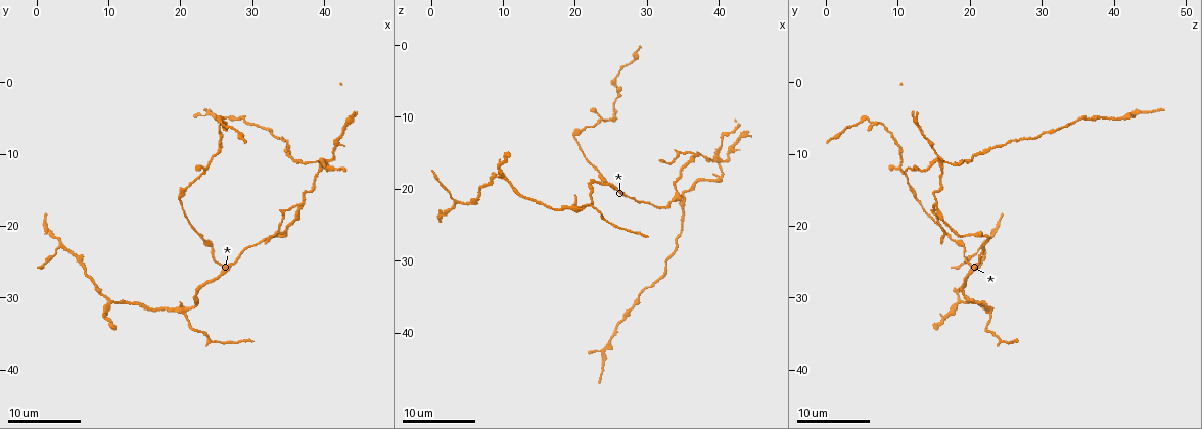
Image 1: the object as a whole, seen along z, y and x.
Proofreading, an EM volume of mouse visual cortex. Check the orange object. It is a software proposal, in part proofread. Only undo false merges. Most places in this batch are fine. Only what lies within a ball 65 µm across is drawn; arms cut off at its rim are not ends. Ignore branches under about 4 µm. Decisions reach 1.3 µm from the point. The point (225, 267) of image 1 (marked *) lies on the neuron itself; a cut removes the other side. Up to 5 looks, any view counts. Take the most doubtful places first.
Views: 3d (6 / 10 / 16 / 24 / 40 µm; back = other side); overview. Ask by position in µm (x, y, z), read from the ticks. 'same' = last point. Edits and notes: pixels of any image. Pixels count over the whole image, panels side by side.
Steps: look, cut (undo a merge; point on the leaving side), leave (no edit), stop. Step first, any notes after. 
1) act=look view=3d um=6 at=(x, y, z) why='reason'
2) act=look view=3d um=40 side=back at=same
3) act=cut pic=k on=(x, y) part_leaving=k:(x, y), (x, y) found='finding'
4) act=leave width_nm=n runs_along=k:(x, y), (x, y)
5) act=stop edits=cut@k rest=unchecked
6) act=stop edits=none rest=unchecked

act=look view=3d um=16 at=(40.0, 11.0, 16.5) why='four-way junction'

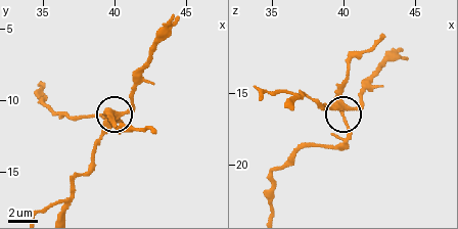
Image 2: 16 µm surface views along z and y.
act=look view=3d um=16 side=back at=same

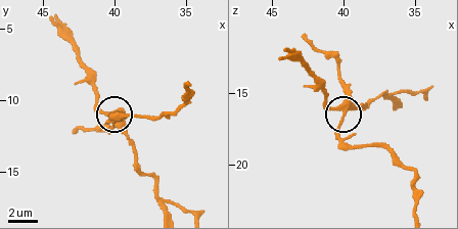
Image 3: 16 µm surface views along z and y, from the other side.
act=cut pic=3 on=(341, 125) arms=4 part_leaving=3:(346, 104), (339, 136), (382, 145), (412, 169), (415, 210) found='two neurons meet here'

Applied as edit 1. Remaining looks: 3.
act=look view=overview

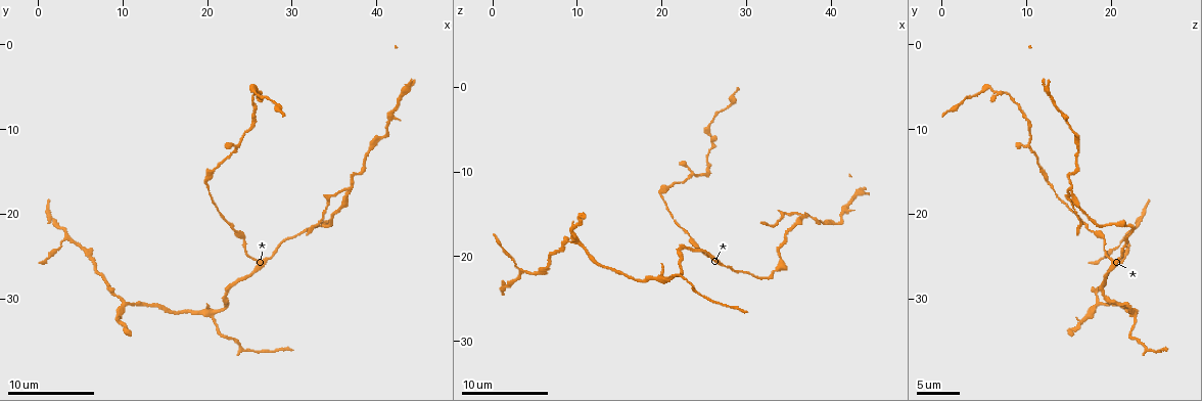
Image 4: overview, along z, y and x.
act=look view=3d um=10 at=(36.0, 17.2, 14.8) why='arms part here'

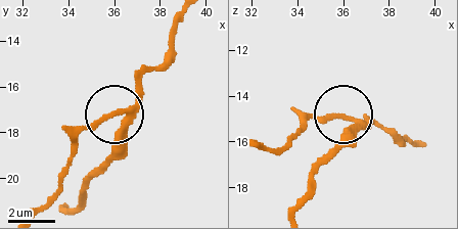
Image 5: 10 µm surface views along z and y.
act=cut pic=5 on=(97, 121) part_leaving=5:(129, 110), (84, 128), (58, 186), (37, 210) found='two neurons meet here'

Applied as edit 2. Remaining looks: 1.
act=look view=3d um=10 at=(3.4, 22.6, 21.6) why='three-way junction'

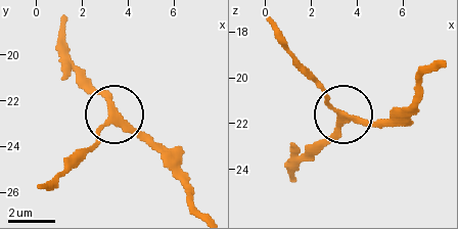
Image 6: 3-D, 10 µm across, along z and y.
act=leave runs_along=6:(439, 64), (405, 107), (379, 121), (342, 121), (306, 159) found='all the same neuron'

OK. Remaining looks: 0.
act=stop edits=cut@3,cut@5 rest=unchecked

